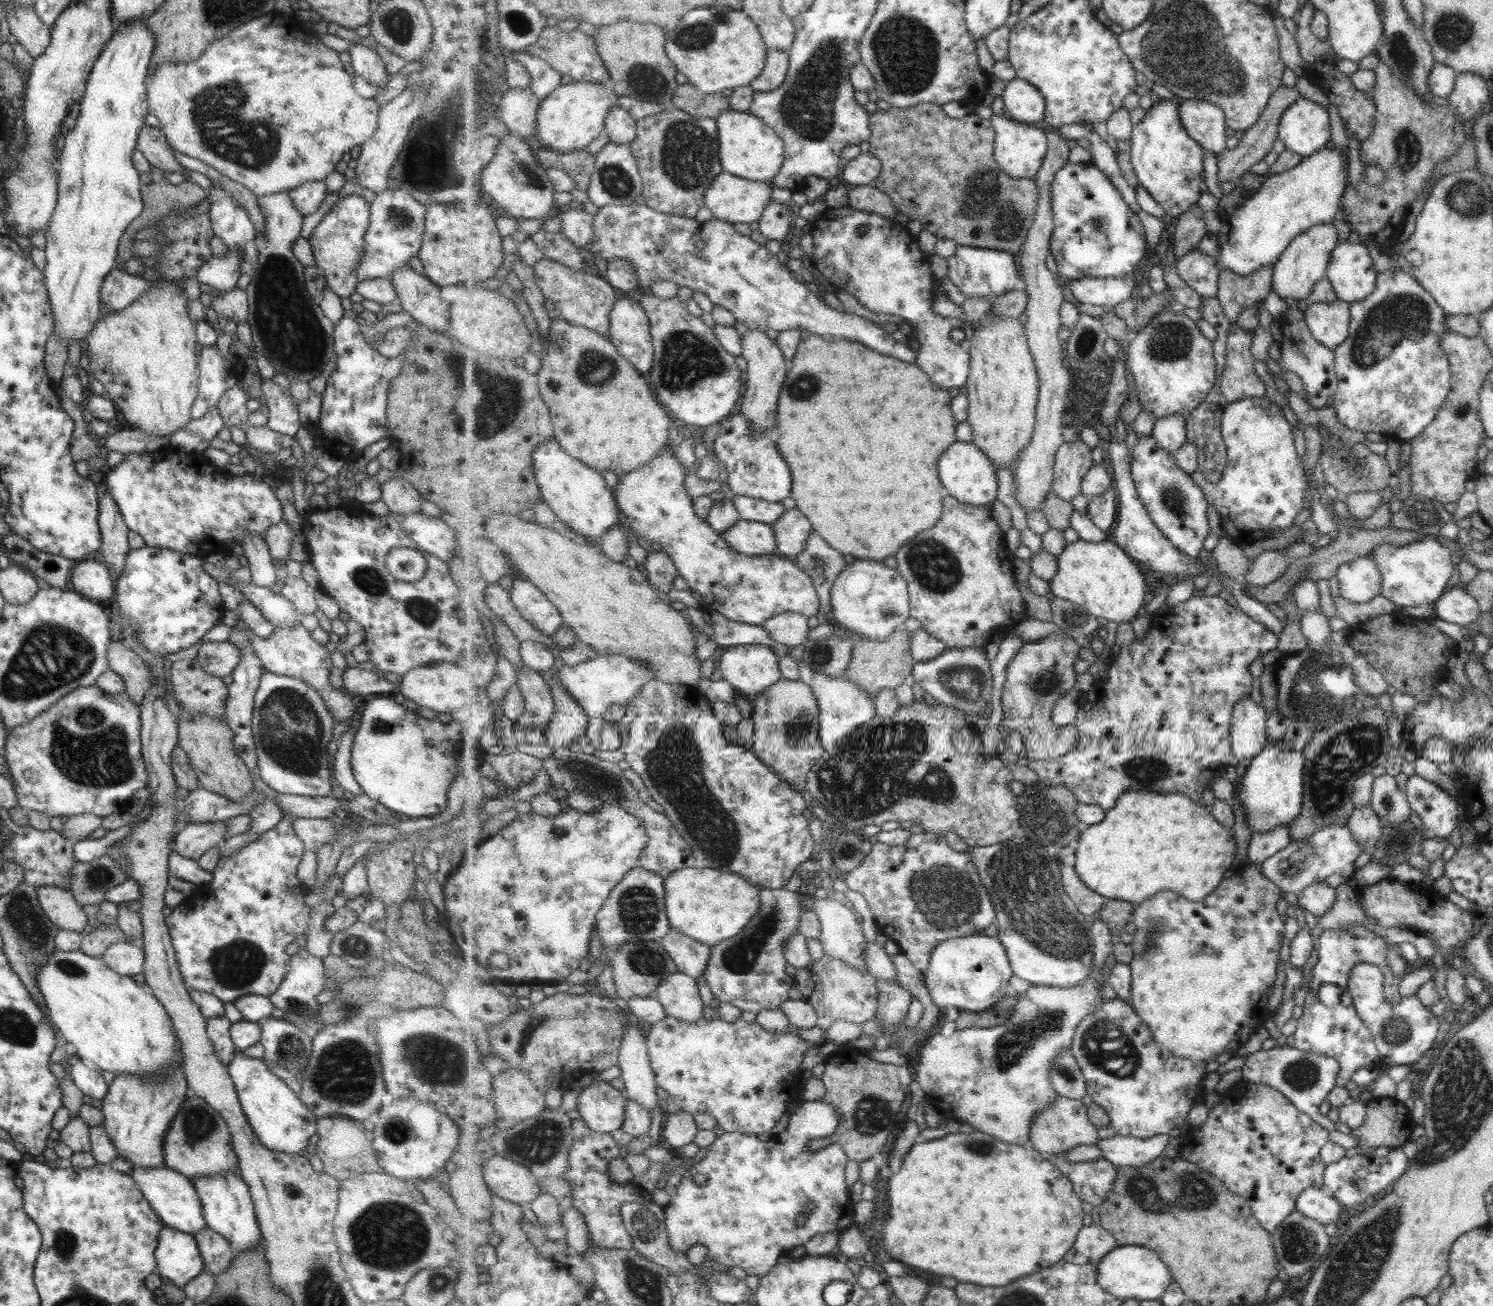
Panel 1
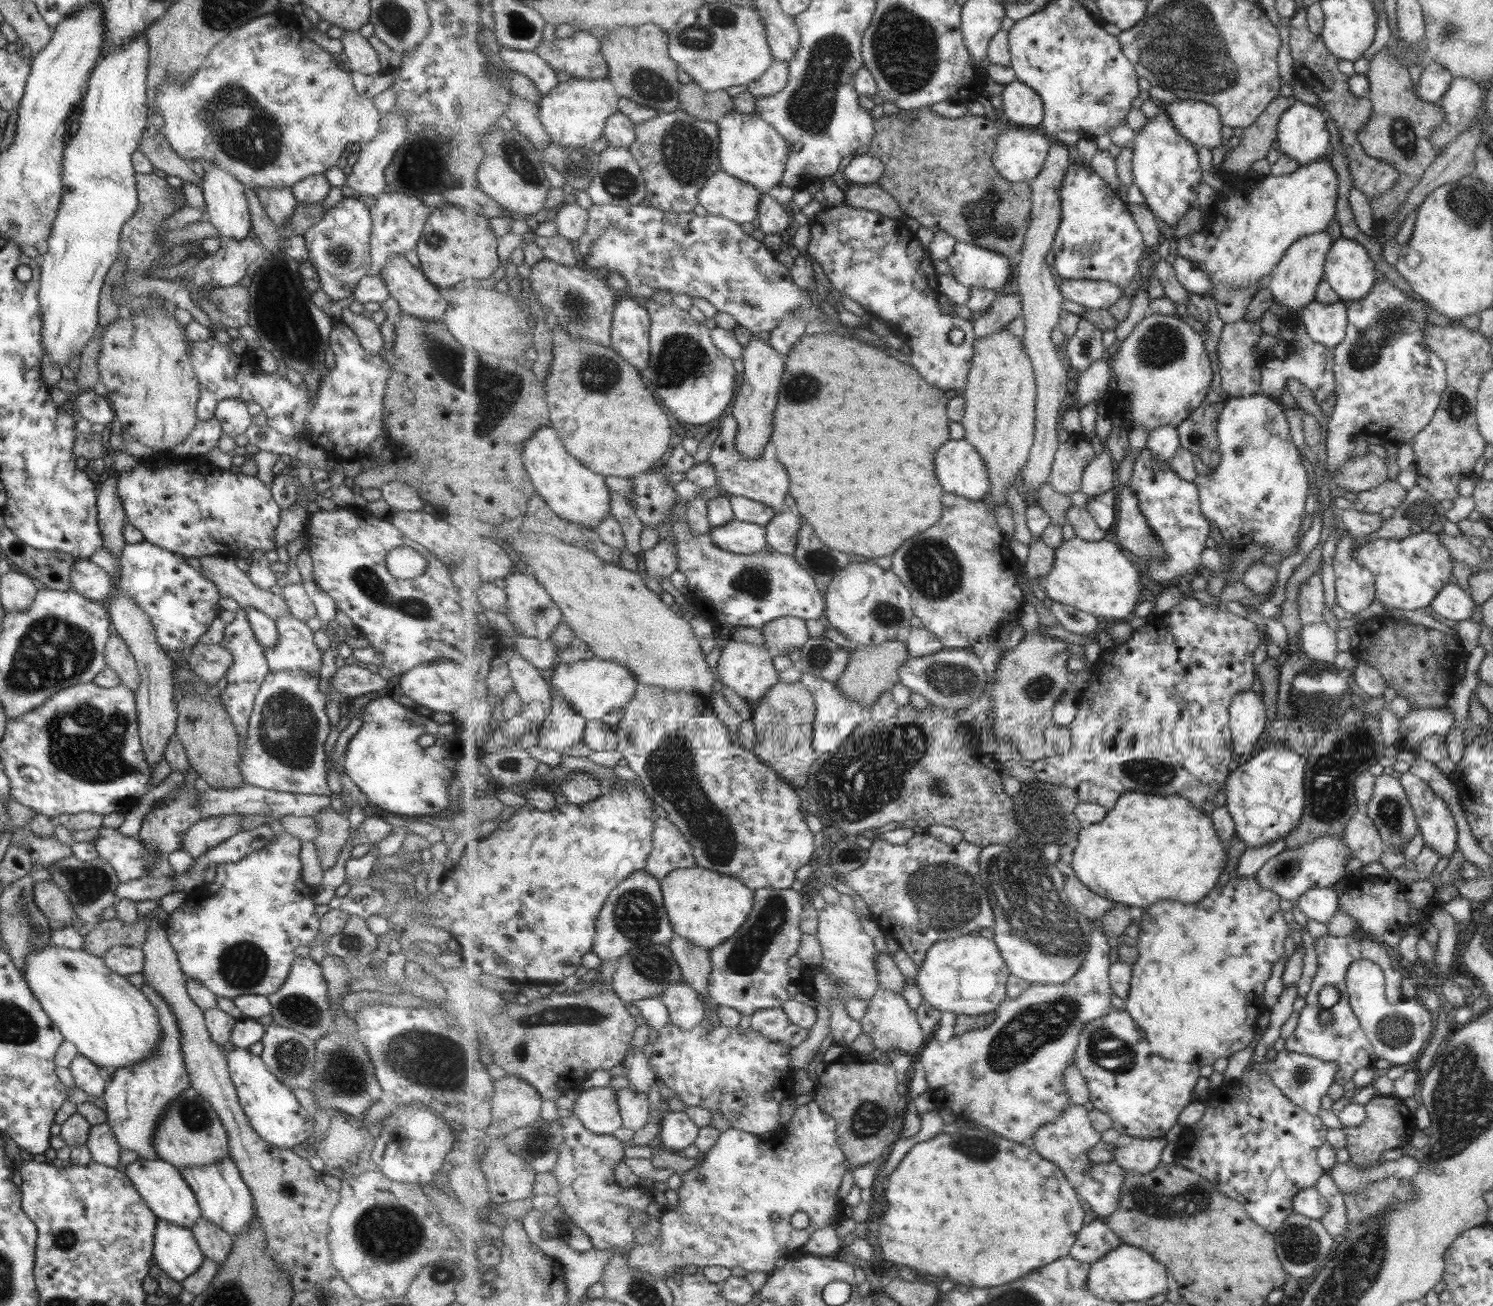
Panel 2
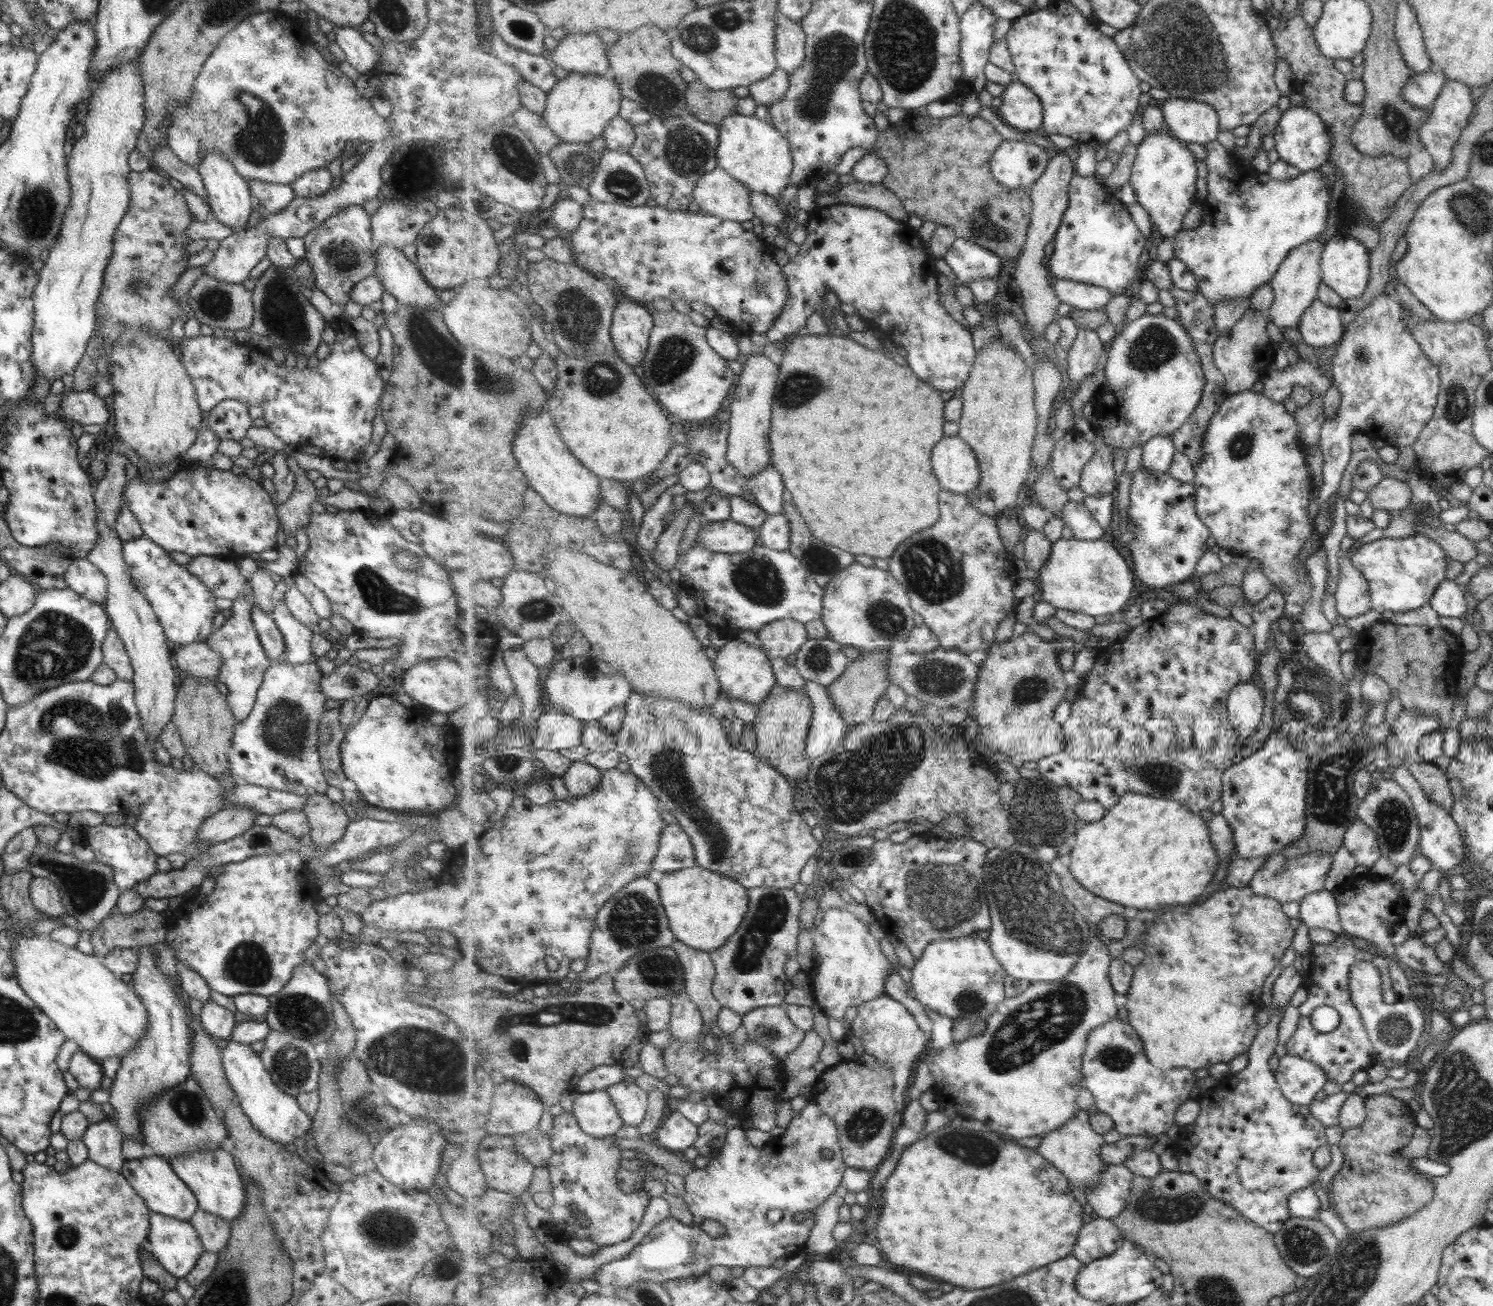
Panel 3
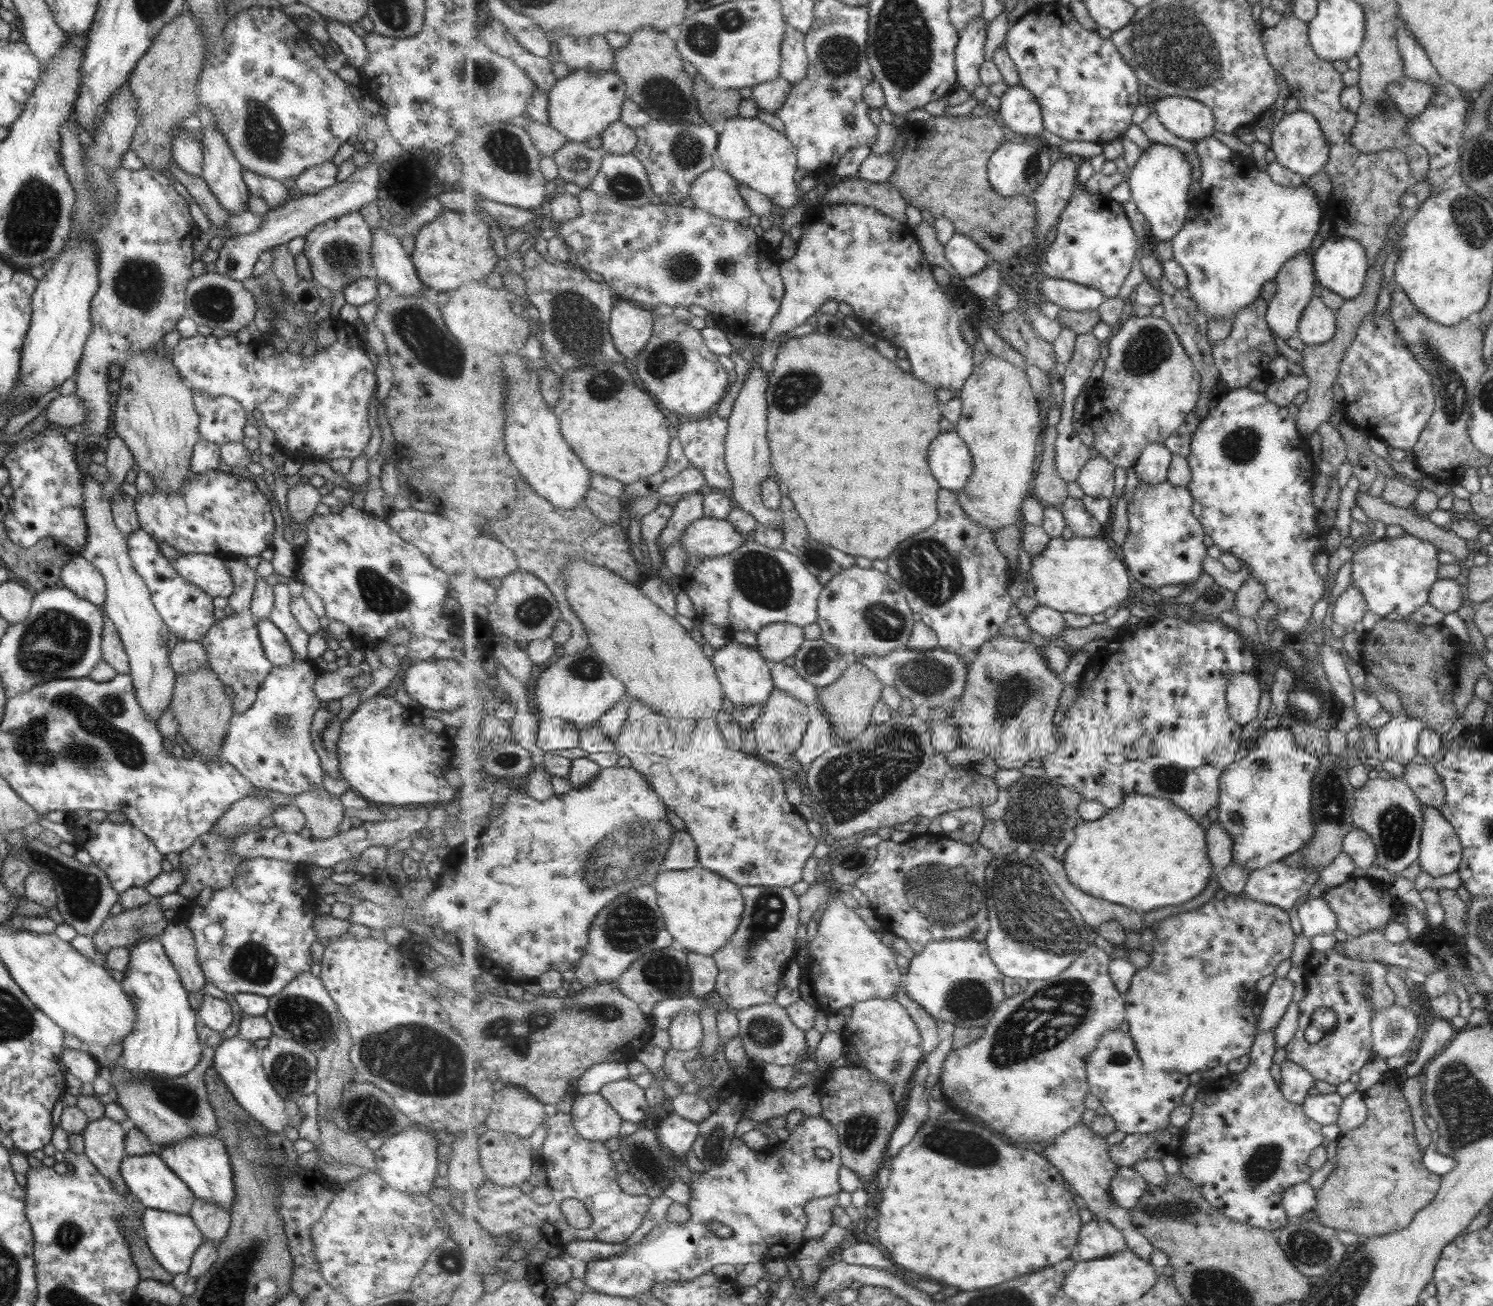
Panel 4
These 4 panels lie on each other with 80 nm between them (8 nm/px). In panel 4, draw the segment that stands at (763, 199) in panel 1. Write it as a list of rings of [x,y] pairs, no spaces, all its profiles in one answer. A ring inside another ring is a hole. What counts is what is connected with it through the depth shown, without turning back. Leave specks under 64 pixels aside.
[[[719,165],[695,180],[691,200],[704,211],[719,215],[719,218],[738,221],[753,214],[747,201],[739,193],[739,182]]]

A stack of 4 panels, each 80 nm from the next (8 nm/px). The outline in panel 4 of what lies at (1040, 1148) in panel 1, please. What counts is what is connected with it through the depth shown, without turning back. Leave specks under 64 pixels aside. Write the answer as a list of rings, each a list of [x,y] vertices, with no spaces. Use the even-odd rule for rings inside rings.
[[[1080,1123],[1053,1139],[1052,1145],[1045,1148],[1044,1155],[1063,1173],[1079,1198],[1084,1199],[1088,1210],[1094,1214],[1094,1217],[1105,1218],[1119,1227],[1128,1242],[1128,1247],[1143,1260],[1151,1260],[1154,1248],[1152,1242],[1134,1225],[1130,1209],[1124,1209],[1114,1203],[1114,1198],[1110,1193],[1112,1180],[1118,1176],[1120,1167],[1111,1160],[1111,1156],[1108,1156],[1110,1146],[1106,1139],[1099,1136],[1090,1126],[1085,1127]]]

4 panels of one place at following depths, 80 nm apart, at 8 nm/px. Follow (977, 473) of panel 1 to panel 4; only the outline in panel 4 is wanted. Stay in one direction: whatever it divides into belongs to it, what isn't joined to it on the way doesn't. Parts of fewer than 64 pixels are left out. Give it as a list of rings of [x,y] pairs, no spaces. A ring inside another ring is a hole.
[[[956,430],[939,433],[931,444],[931,470],[942,488],[959,490],[970,483],[974,458]]]

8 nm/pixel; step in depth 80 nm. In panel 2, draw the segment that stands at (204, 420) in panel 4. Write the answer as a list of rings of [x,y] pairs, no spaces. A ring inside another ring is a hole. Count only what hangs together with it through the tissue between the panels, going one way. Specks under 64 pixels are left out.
[[[226,398],[216,403],[213,417],[219,423],[222,434],[233,439],[244,434],[251,424],[251,415],[245,406],[246,403],[238,398]]]

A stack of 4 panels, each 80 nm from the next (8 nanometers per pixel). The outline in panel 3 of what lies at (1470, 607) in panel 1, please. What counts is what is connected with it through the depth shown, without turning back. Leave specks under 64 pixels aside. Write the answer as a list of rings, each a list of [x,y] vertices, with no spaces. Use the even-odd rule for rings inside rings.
[[[1446,579],[1439,582],[1436,587],[1428,602],[1431,610],[1439,616],[1451,616],[1451,618],[1463,616],[1466,611],[1464,588]]]

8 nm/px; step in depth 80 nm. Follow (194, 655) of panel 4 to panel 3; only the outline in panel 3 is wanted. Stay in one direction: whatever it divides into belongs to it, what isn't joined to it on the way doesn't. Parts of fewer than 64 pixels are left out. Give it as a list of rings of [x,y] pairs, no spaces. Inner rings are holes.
[[[205,642],[173,648],[170,657],[179,675],[216,682],[220,660]]]

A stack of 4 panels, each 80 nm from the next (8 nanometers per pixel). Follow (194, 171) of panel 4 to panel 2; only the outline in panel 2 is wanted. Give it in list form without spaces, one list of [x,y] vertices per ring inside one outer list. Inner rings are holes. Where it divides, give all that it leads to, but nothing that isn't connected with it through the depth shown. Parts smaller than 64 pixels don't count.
[[[279,12],[279,20],[277,20],[275,14],[265,14],[265,16],[259,16],[255,20],[249,20],[247,24],[243,24],[237,30],[232,30],[231,34],[227,34],[227,38],[223,37],[208,52],[201,67],[195,70],[195,73],[183,85],[169,83],[169,81],[159,85],[154,103],[156,114],[161,116],[163,120],[163,127],[159,128],[159,131],[168,140],[170,147],[181,160],[194,161],[196,158],[200,158],[205,163],[218,164],[236,179],[239,179],[239,182],[249,190],[257,188],[290,188],[296,182],[299,182],[299,179],[324,174],[330,166],[342,163],[341,152],[347,144],[353,142],[369,143],[379,133],[381,113],[377,100],[369,100],[359,96],[352,86],[349,72],[344,70],[339,62],[336,62],[337,59],[334,58],[333,54],[329,54],[323,48],[321,49],[301,32],[291,32],[291,30],[297,30],[295,22],[291,20],[291,16],[287,16],[283,12]]]

